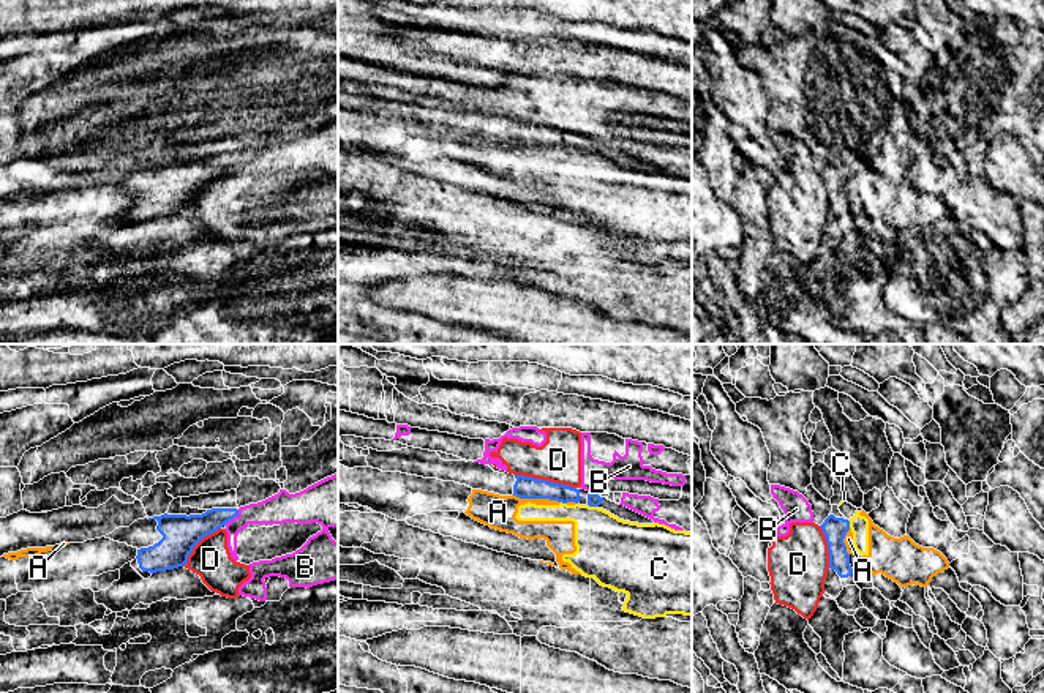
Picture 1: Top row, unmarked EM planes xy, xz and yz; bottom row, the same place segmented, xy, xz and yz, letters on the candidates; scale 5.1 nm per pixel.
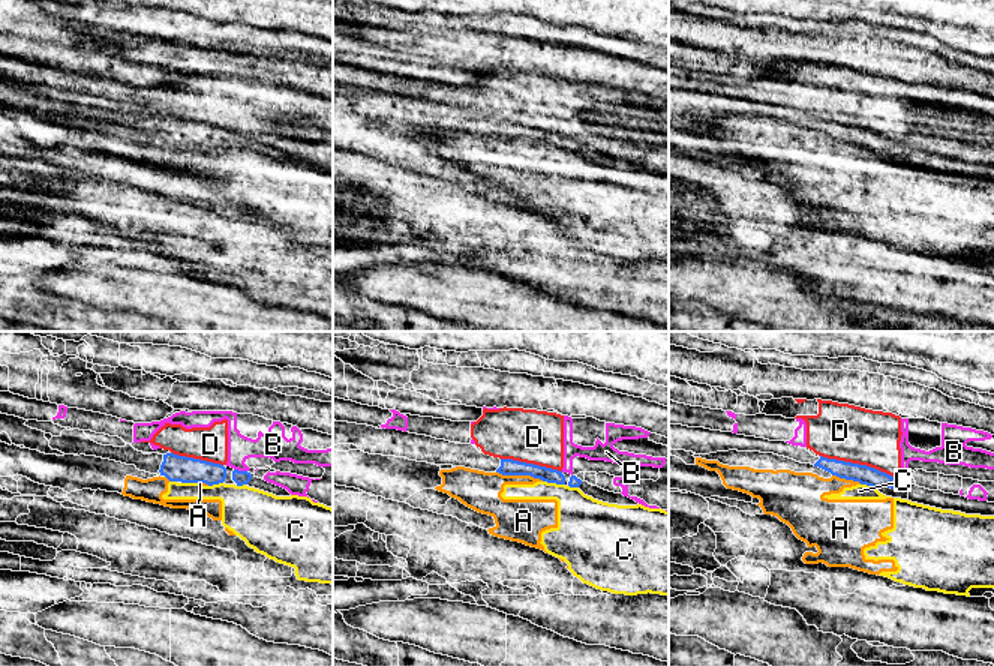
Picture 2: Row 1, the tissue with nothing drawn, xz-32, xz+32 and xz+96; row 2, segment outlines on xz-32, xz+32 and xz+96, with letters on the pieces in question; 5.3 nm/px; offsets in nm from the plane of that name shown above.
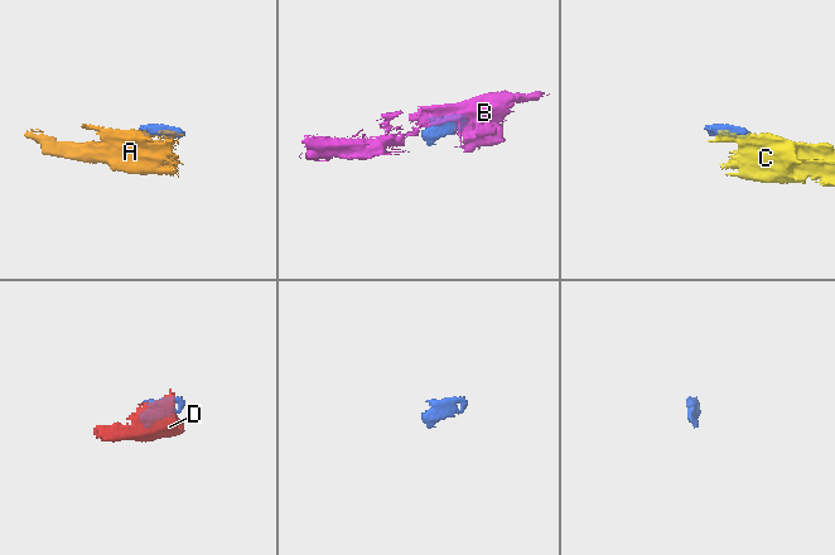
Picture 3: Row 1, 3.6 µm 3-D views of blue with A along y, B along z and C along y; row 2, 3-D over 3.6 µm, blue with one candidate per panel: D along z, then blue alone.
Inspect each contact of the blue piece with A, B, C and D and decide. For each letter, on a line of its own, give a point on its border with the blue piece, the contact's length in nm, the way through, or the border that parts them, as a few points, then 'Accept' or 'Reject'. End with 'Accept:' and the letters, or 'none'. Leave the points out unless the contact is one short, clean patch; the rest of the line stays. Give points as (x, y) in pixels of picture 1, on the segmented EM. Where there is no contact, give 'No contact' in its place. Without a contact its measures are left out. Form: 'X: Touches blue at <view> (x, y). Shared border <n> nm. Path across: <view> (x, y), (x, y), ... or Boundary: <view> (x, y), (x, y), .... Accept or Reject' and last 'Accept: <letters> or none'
A: Touches blue at xz (536, 498). Shared border 260 nm. Boundary: xz (512, 494), (556, 499), (559, 502). Reject
B: Touches blue at xy (232, 518). Shared border 110 nm. Boundary: xy (239, 510), (225, 524). Reject
C: Touches blue at xz (593, 505). Shared border 60 nm. Boundary: xz (588, 504), (597, 507). Reject
D: Touches blue at xz (545, 480). Shared border 320 nm. Reject
Accept: none

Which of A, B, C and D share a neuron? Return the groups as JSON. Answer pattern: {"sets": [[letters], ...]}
{"sets": [["A", "C"], ["B", "D"]]}

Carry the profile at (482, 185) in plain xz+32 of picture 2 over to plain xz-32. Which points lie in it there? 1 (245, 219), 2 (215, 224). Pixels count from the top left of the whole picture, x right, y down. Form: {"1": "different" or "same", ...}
{"1": "same", "2": "different"}

